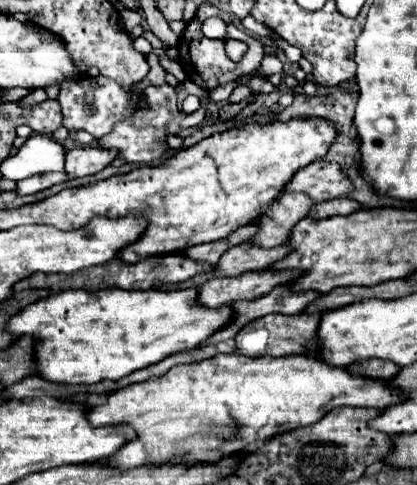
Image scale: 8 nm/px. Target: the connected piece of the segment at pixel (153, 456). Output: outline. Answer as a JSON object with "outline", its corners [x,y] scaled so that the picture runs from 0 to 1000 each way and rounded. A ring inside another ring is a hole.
{"outline":[[[516,732],[506,740],[487,740],[487,744],[472,744],[472,748],[453,748],[453,753],[420,753],[410,757],[396,773],[386,777],[362,777],[343,790],[314,790],[305,794],[300,802],[281,802],[271,806],[261,819],[257,819],[257,831],[247,835],[233,835],[233,839],[218,839],[209,847],[209,864],[223,880],[266,880],[266,876],[314,876],[329,893],[324,905],[305,909],[281,934],[271,934],[261,946],[257,946],[257,963],[276,963],[276,967],[324,967],[324,963],[343,963],[343,959],[400,959],[400,955],[424,955],[424,959],[472,959],[472,955],[525,955],[564,934],[578,934],[588,930],[592,922],[602,922],[607,913],[616,909],[645,909],[650,897],[664,897],[664,893],[683,893],[683,889],[698,889],[707,880],[727,880],[727,876],[741,876],[741,872],[755,872],[760,864],[770,864],[770,856],[779,856],[779,847],[794,847],[799,839],[823,839],[832,835],[832,827],[856,827],[851,835],[842,839],[899,839],[899,843],[918,843],[938,831],[952,831],[962,827],[962,814],[952,814],[942,802],[933,802],[918,786],[894,786],[894,781],[866,781],[866,777],[847,777],[832,769],[832,761],[823,757],[779,757],[775,748],[760,748],[760,740],[741,740],[741,732],[688,732],[688,736],[674,736],[674,740],[655,740],[655,736],[616,736],[616,740],[602,740],[602,736],[583,736],[583,732]]]}

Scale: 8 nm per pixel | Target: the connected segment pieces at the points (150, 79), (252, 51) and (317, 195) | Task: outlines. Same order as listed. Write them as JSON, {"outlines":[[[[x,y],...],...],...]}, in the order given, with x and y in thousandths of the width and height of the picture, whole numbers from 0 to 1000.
{"outlines":[[[[357,109],[353,113],[353,130],[357,130],[357,151],[353,151],[353,159],[343,163],[343,167],[333,167],[333,171],[324,171],[319,175],[319,188],[329,188],[329,192],[343,192],[357,175],[396,175],[396,142],[381,134],[381,118],[372,113],[372,109]]],[[[487,6],[487,10],[477,14],[472,31],[448,47],[444,68],[429,76],[429,93],[424,93],[424,101],[429,101],[429,126],[434,126],[434,138],[444,142],[448,159],[453,159],[458,167],[468,167],[468,171],[472,171],[482,184],[492,184],[492,188],[511,188],[511,184],[525,179],[525,175],[544,175],[549,167],[568,167],[568,163],[573,163],[578,155],[588,155],[588,151],[612,151],[612,146],[621,142],[621,134],[626,134],[626,122],[631,122],[631,93],[626,93],[626,85],[616,85],[612,76],[592,72],[592,68],[588,68],[583,60],[573,60],[568,52],[559,52],[554,43],[544,43],[544,52],[549,52],[549,76],[554,76],[554,80],[573,80],[573,85],[592,89],[592,97],[597,97],[592,109],[583,113],[583,122],[578,122],[573,130],[559,130],[559,126],[544,118],[544,109],[540,109],[540,85],[496,80],[496,76],[482,68],[482,47],[487,47],[487,39],[511,35],[511,31],[535,35],[535,39],[549,39],[549,27],[530,23],[530,19],[516,14],[516,10]]],[[[751,332],[703,361],[703,369],[679,386],[679,398],[731,398],[751,410],[751,419],[770,419],[823,406],[842,390],[847,377],[803,336]]]]}

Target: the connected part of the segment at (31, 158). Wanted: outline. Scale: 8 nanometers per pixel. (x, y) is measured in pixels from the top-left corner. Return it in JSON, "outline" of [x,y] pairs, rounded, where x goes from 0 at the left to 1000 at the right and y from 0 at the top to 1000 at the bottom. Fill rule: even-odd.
{"outline":[[[84,278],[60,291],[41,320],[2,336],[7,369],[50,373],[89,357],[146,353],[156,332],[156,307],[108,278]]]}

